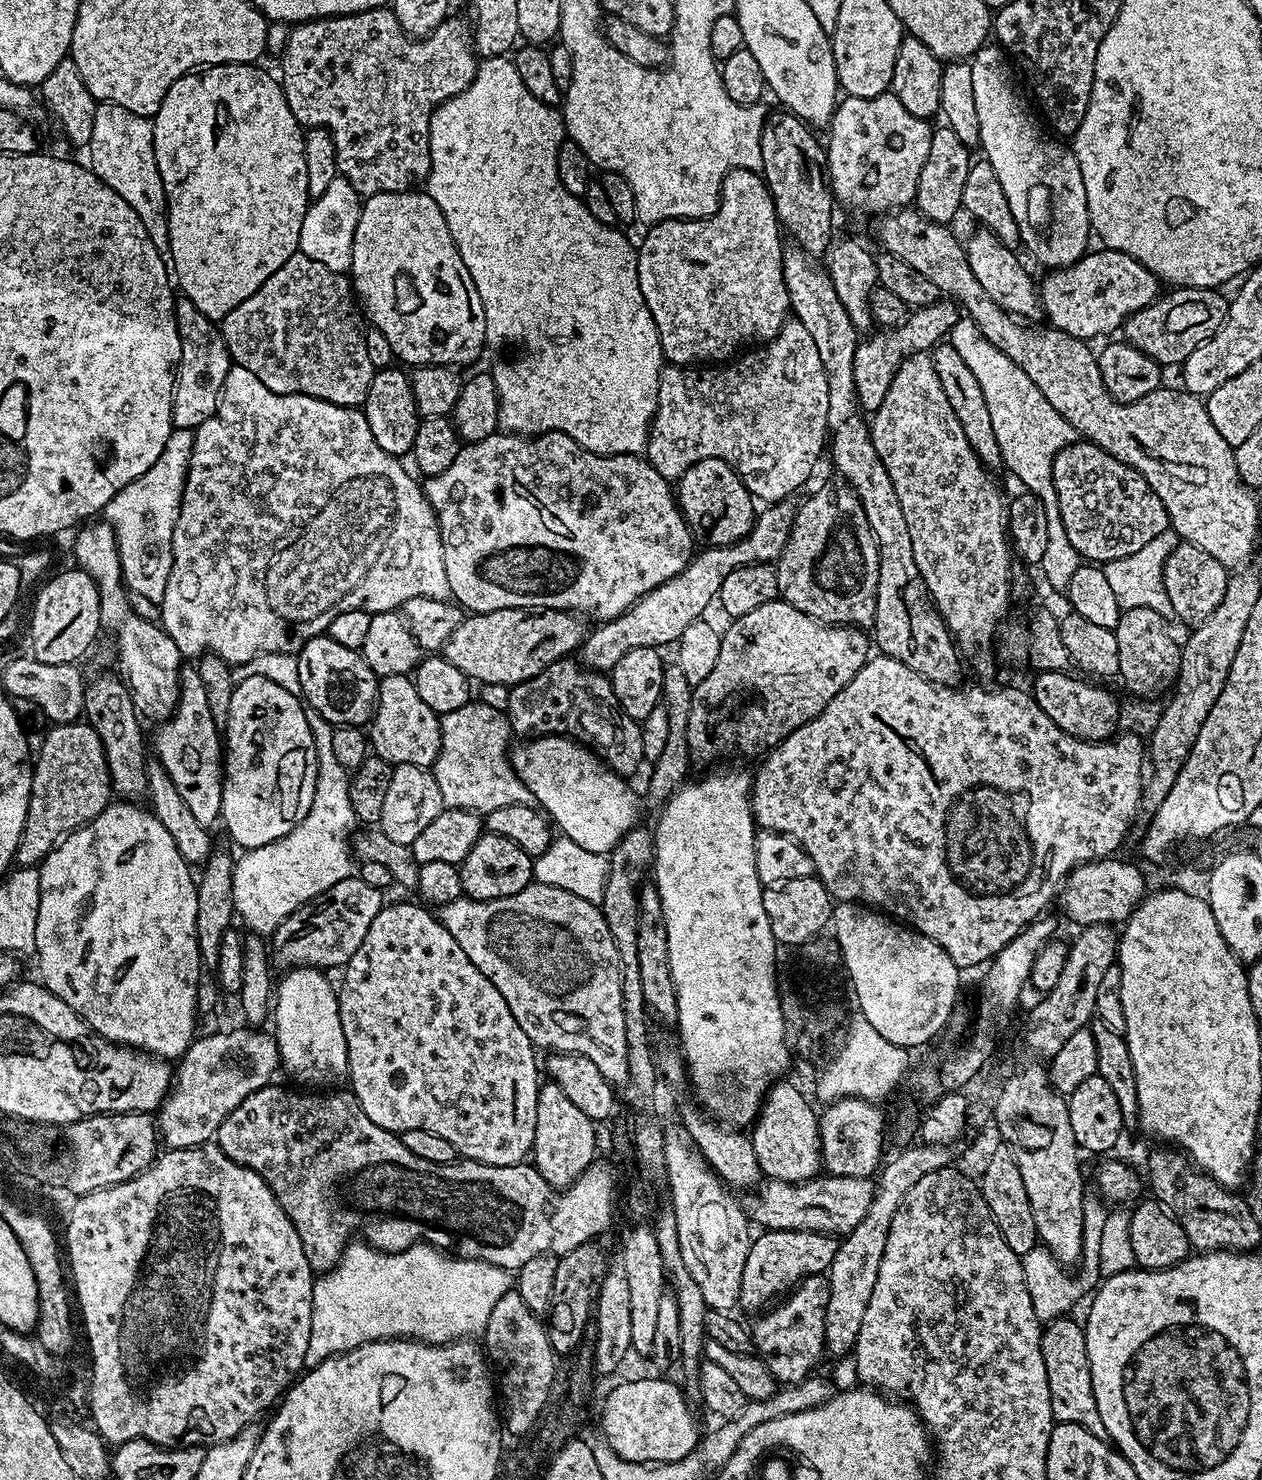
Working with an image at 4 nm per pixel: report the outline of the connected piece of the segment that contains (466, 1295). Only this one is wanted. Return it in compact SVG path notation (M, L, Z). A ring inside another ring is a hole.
M352 1242L340 1255L340 1262L335 1268L323 1273L313 1283L312 1286L312 1329L310 1330L310 1346L306 1346L304 1362L308 1368L316 1368L324 1360L329 1360L331 1356L339 1356L341 1352L349 1352L363 1344L369 1344L375 1340L390 1340L393 1338L411 1338L413 1340L423 1340L425 1344L450 1344L465 1338L476 1338L481 1335L490 1322L490 1310L498 1303L498 1298L506 1294L514 1284L513 1277L509 1269L499 1268L490 1262L481 1260L462 1260L452 1254L445 1254L438 1248L433 1248L431 1244L416 1244L412 1248L407 1248L401 1252L380 1252L364 1242Z

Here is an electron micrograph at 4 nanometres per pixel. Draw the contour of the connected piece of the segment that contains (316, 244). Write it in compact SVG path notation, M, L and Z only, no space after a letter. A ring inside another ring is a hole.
M336 175L334 182L326 186L326 190L318 197L315 197L308 205L306 218L302 218L302 234L300 235L299 252L306 254L306 258L314 258L314 262L322 262L326 270L343 272L345 274L352 271L352 255L354 254L354 230L358 230L358 218L360 217L360 206L362 197L360 193L346 182L344 177Z

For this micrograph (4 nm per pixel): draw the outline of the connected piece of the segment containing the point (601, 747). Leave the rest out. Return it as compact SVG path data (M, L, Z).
M565 658L546 666L542 674L511 685L507 692L507 720L517 737L566 736L596 753L613 772L625 778L631 777L631 772L638 771L640 764L645 763L641 725L620 709L611 679L605 673Z

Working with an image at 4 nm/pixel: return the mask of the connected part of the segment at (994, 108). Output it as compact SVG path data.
M980 48L970 63L980 127L979 147L984 148L983 155L994 166L998 182L1002 182L1006 202L1010 202L1010 214L1018 222L1020 244L1028 247L1029 254L1045 264L1045 269L1070 266L1090 248L1086 182L1082 182L1078 158L1067 143L1051 135L1044 136L1041 121L1028 113L1012 77L1013 65L1003 48Z

